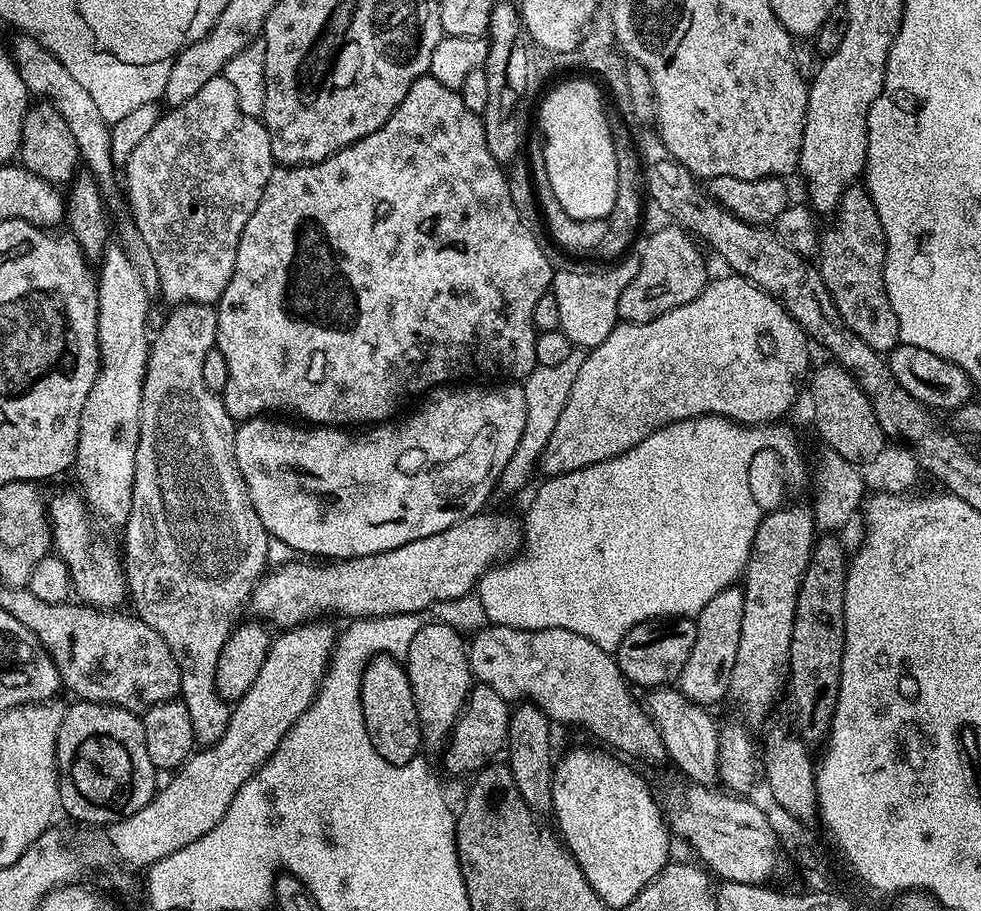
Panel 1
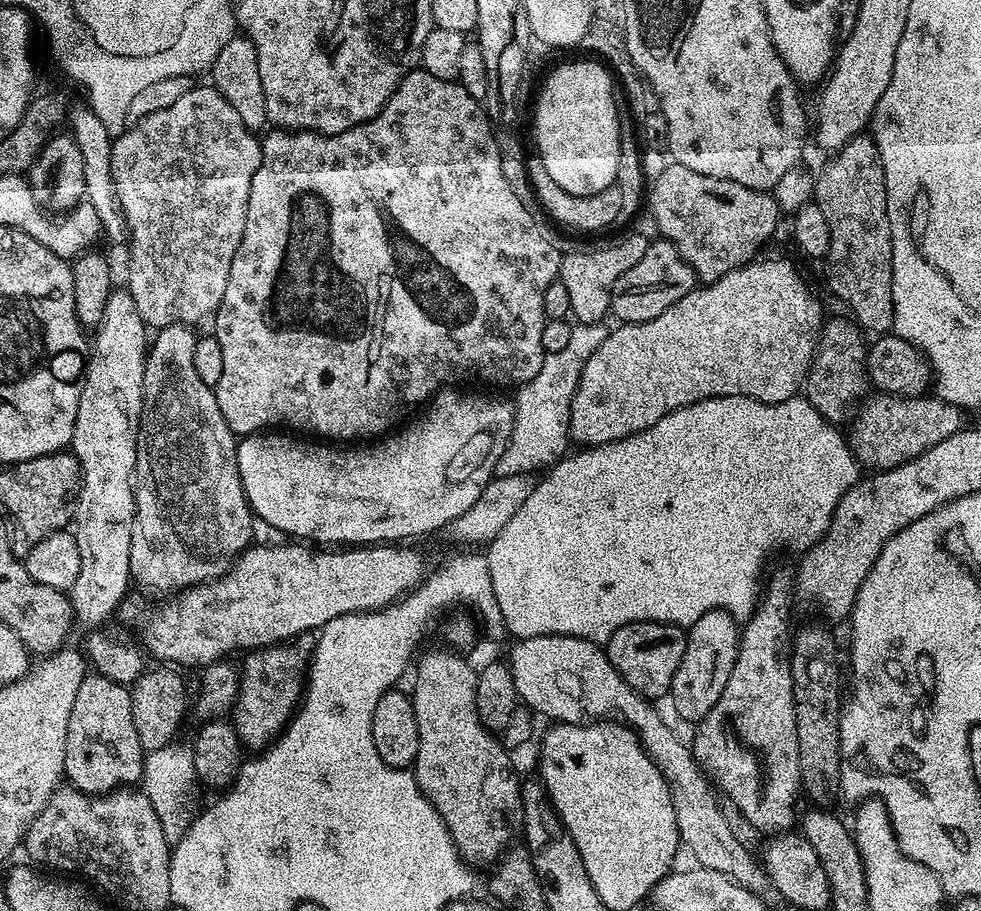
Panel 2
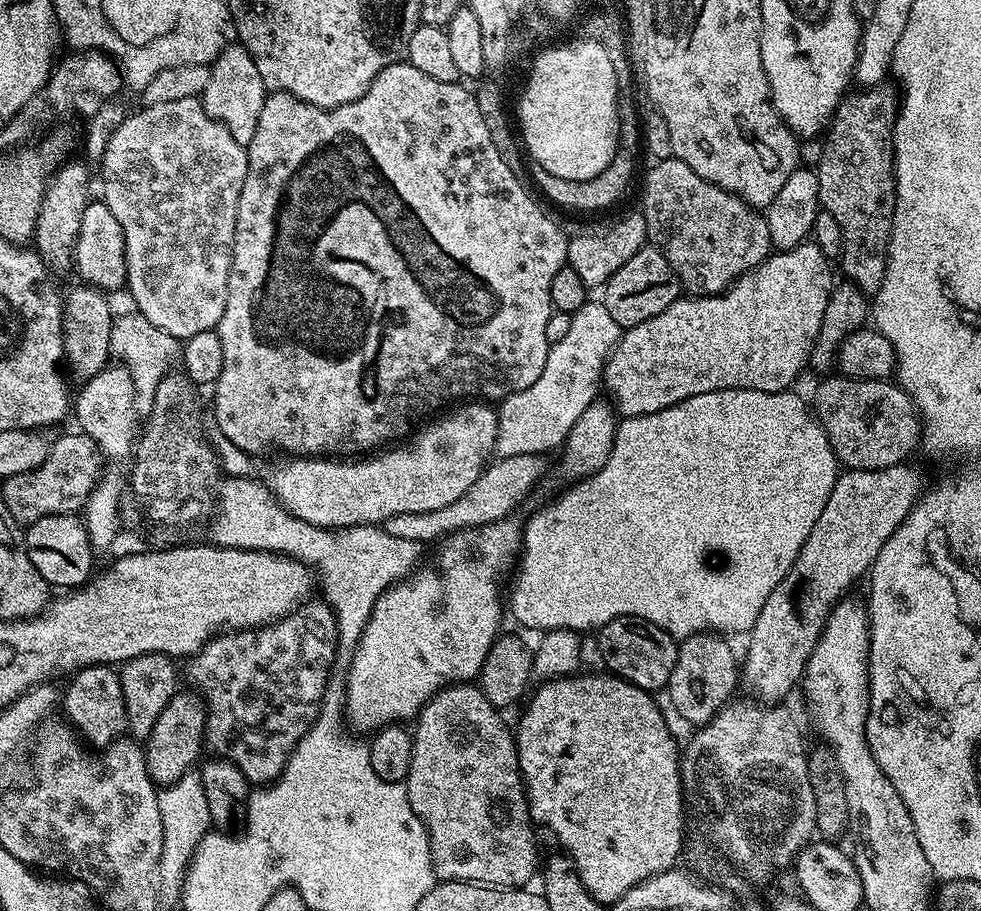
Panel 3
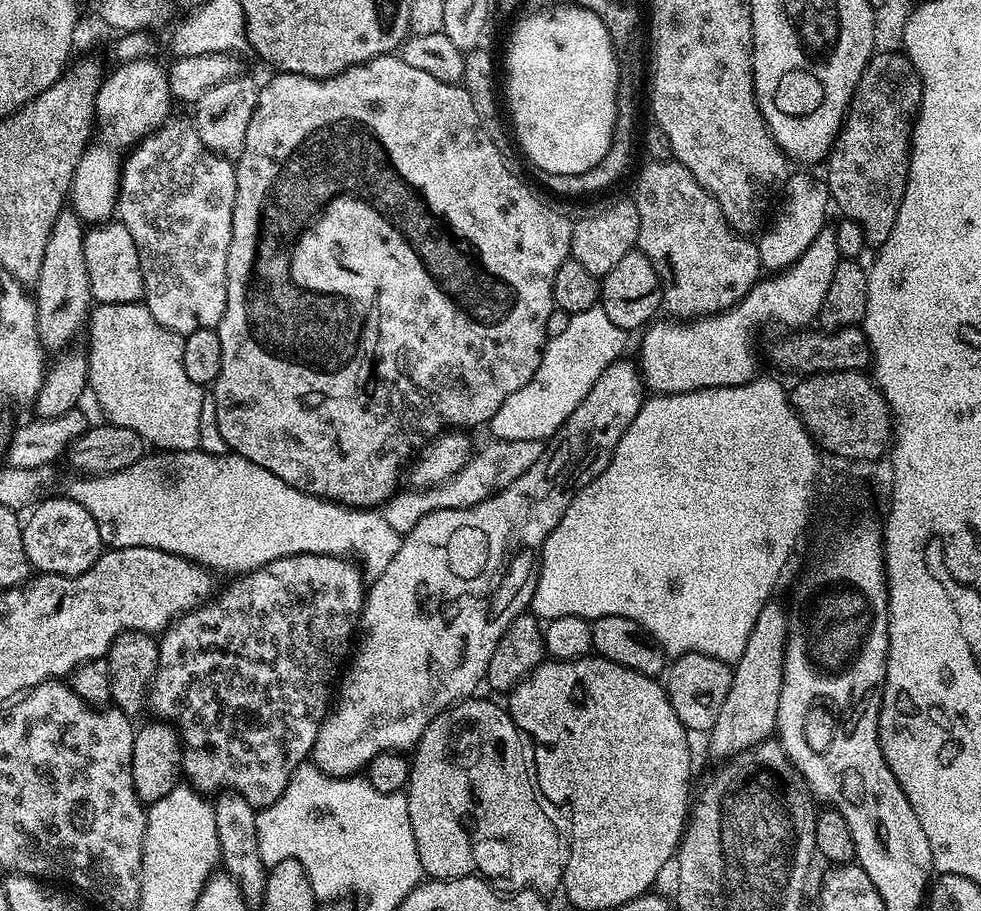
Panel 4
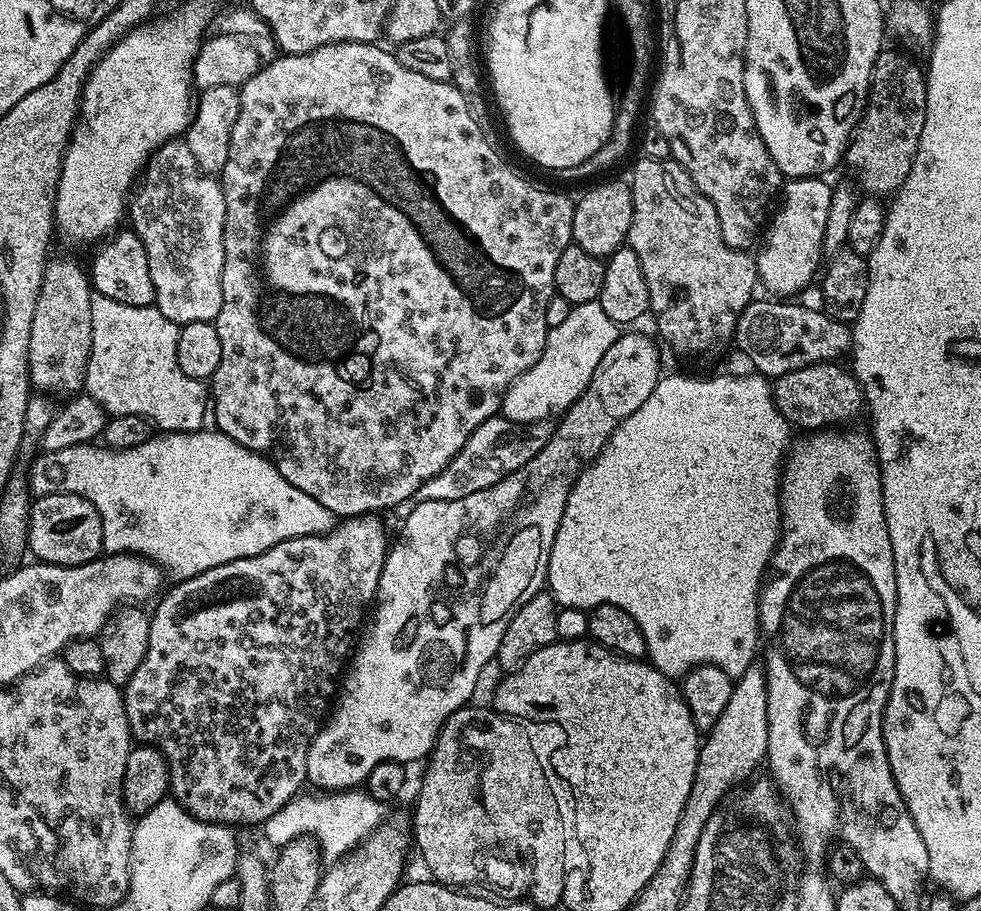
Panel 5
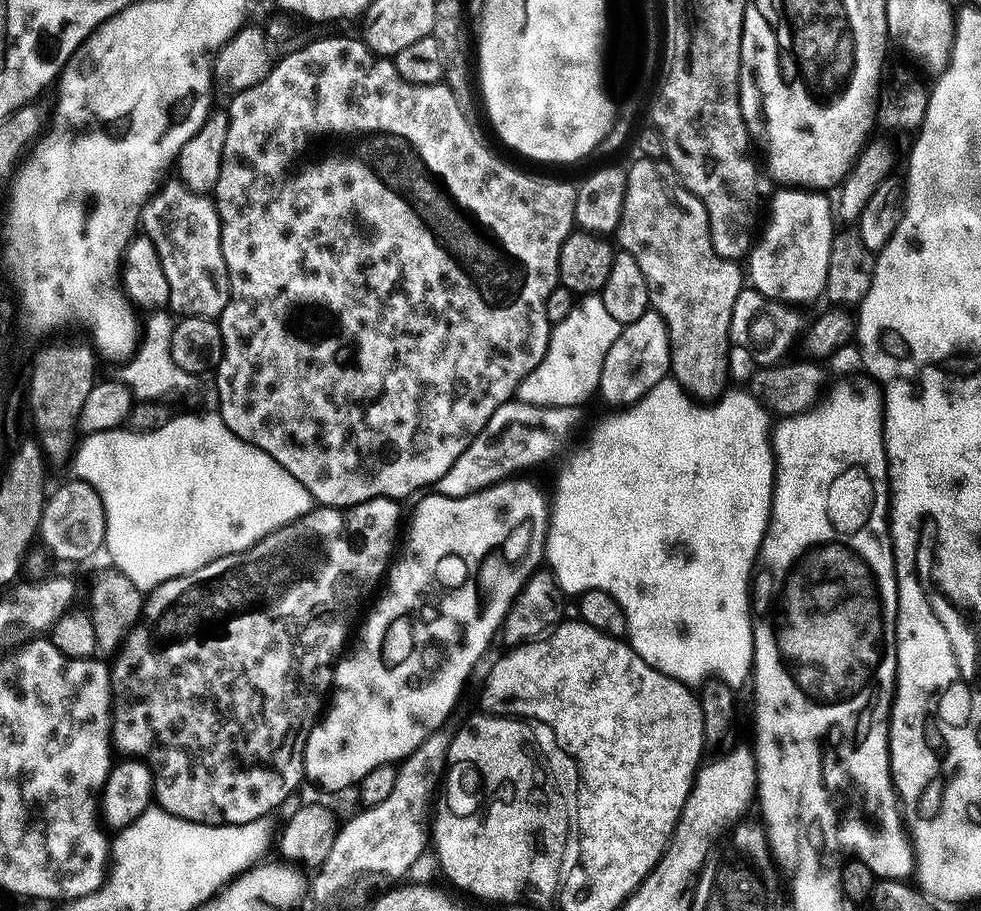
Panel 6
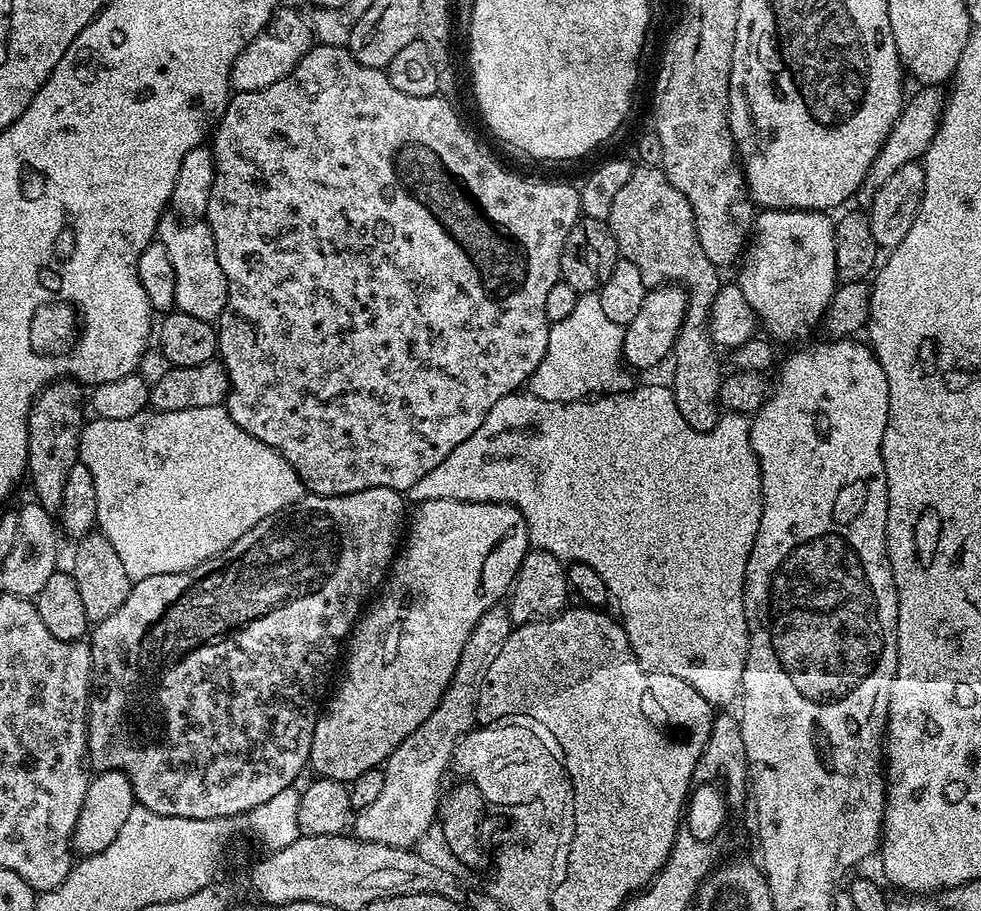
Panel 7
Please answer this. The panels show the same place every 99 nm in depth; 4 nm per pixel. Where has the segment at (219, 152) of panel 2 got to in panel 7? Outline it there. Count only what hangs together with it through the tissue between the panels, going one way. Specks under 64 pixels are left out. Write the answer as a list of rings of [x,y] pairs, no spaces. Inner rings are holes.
[[[165,214],[160,218],[158,240],[166,246],[166,254],[170,254],[174,266],[175,307],[186,314],[194,314],[194,318],[215,321],[226,306],[228,279],[222,274],[222,266],[218,266],[214,238],[207,223],[203,219],[185,222],[175,214]]]

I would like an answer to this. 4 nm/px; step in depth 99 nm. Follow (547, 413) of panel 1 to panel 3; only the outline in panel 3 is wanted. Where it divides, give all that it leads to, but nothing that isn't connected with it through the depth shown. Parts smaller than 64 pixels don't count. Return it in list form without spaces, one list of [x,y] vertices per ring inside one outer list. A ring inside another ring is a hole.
[[[602,302],[586,303],[573,312],[570,331],[562,342],[549,347],[540,377],[526,386],[526,390],[518,390],[518,394],[510,394],[499,401],[495,455],[511,458],[518,454],[555,453],[570,434],[574,422],[582,418],[582,410],[597,399],[599,392],[596,391],[602,388],[604,364],[621,335],[618,322],[610,318],[610,310],[606,310]]]

